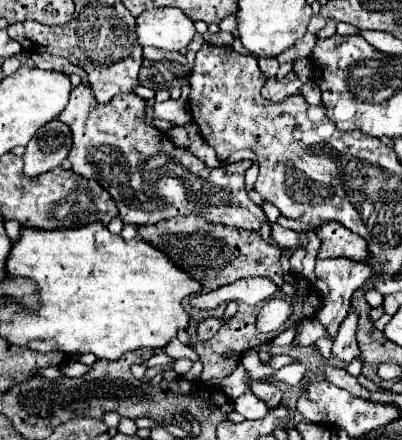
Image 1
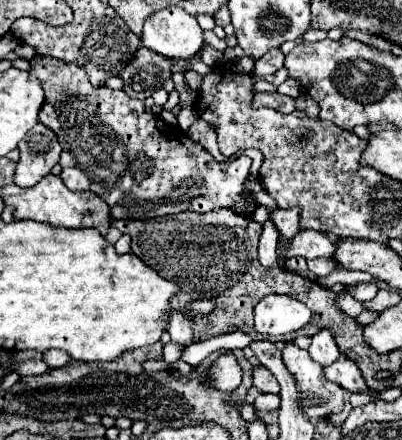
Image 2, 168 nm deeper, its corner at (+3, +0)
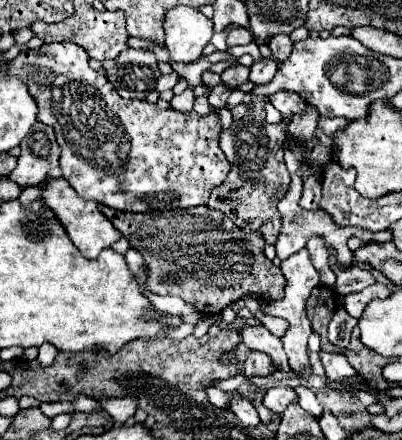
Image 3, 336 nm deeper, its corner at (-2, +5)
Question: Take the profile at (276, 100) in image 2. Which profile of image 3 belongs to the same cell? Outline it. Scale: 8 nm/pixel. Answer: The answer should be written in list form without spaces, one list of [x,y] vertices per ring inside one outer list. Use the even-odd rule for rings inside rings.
[[[253,98],[249,114],[221,132],[219,148],[231,162],[231,172],[227,180],[211,192],[207,204],[209,208],[227,214],[243,232],[259,230],[267,244],[275,244],[281,228],[277,202],[289,188],[289,172],[283,162],[283,144],[287,140],[287,126],[291,116],[283,118],[279,124],[269,124],[265,122],[265,104],[267,98]]]

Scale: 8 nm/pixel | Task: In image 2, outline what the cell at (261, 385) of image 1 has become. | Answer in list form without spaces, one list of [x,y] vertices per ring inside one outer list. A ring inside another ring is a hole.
[[[256,367],[252,371],[252,385],[258,389],[258,391],[266,391],[266,393],[278,393],[278,385],[276,385],[276,379],[272,377],[272,373],[268,373],[268,369],[264,367]]]

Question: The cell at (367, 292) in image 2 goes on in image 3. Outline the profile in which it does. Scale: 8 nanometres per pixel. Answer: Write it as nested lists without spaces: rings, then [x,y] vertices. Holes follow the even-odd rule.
[[[329,252],[329,264],[337,276],[337,284],[335,284],[335,290],[337,294],[341,296],[347,296],[347,294],[353,294],[357,290],[363,290],[371,284],[375,284],[375,278],[371,276],[369,270],[363,270],[359,266],[351,266],[351,268],[339,268],[335,266],[335,258],[333,258],[333,252]]]

